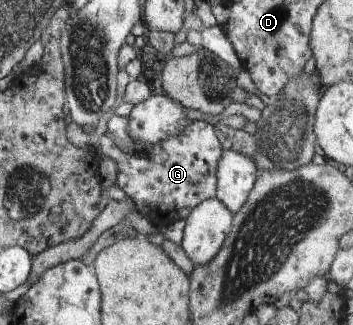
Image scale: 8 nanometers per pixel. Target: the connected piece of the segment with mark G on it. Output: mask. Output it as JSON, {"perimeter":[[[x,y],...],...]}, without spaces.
{"perimeter":[[[202,120],[193,121],[182,133],[172,135],[128,161],[118,163],[117,184],[126,192],[126,196],[133,200],[135,209],[140,215],[157,227],[164,228],[180,219],[185,221],[202,201],[208,200],[208,197],[217,198],[216,165],[218,169],[218,161],[220,161],[226,145],[216,137],[212,125]]]}

